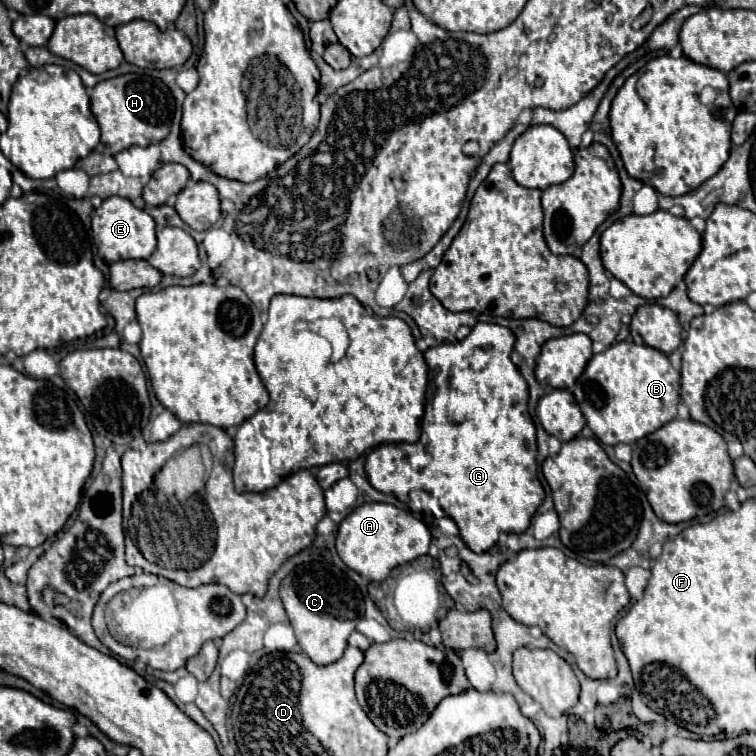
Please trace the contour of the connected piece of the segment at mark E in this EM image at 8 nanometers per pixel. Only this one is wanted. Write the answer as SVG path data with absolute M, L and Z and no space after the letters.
M123 197L105 199L103 205L93 211L91 229L93 229L95 243L99 243L97 251L107 263L115 263L119 259L149 259L157 247L153 217L147 211L137 209L129 199L123 199Z

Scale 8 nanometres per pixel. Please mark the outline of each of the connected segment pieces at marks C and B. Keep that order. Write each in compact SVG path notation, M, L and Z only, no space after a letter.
M313 561L295 567L293 573L281 581L279 595L303 653L307 653L317 665L337 661L345 651L347 637L355 629L357 619L365 613L363 595L355 581L335 565Z
M619 341L589 359L571 393L575 395L589 429L601 443L633 443L675 419L679 403L679 371L673 369L667 355L659 349L635 345L633 341Z

